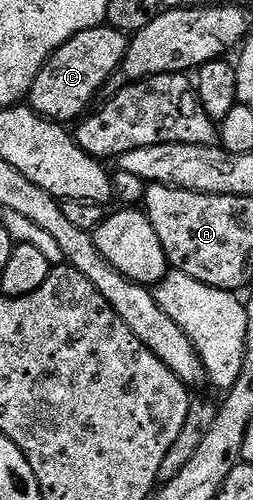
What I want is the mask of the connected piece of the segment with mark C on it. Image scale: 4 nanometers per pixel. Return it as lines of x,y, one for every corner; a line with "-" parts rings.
107,24
78,32
48,57
42,72
38,72
34,80
26,99
27,105
49,122
69,124
83,119
89,113
88,105
95,100
96,93
103,91
116,75
128,51
128,44
129,39
125,35

